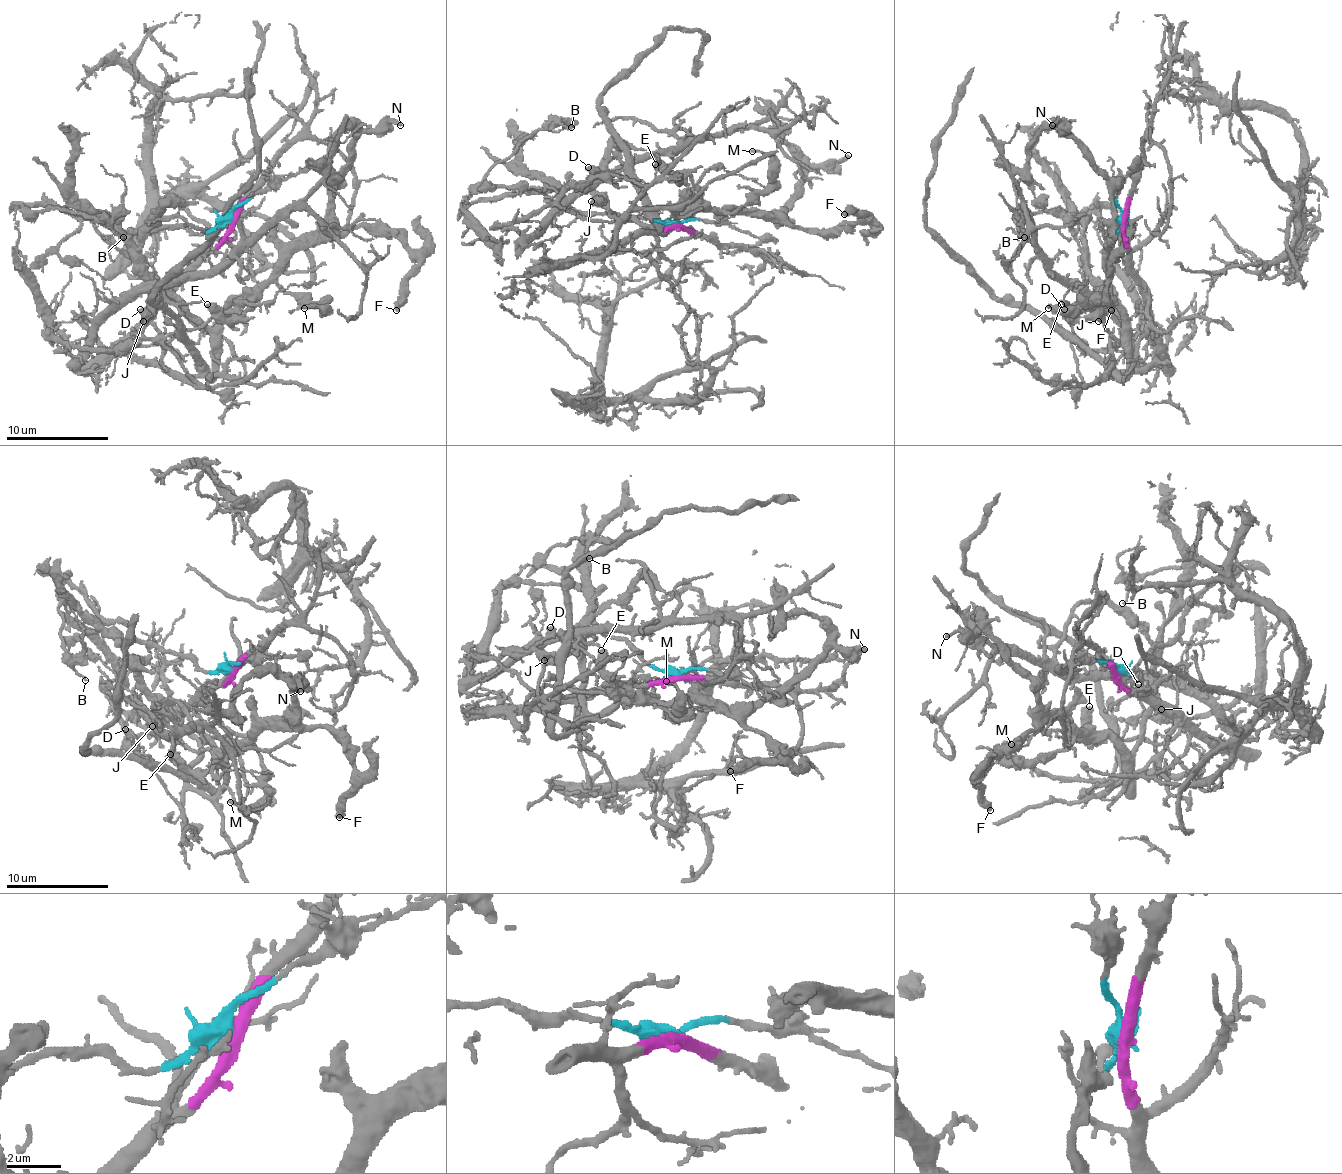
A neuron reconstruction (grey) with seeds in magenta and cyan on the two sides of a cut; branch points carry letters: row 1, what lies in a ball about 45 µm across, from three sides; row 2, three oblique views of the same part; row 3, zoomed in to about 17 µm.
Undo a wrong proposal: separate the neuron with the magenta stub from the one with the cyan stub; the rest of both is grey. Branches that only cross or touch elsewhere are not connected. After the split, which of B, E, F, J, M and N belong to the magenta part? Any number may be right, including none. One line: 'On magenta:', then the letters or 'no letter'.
On magenta: no letter

